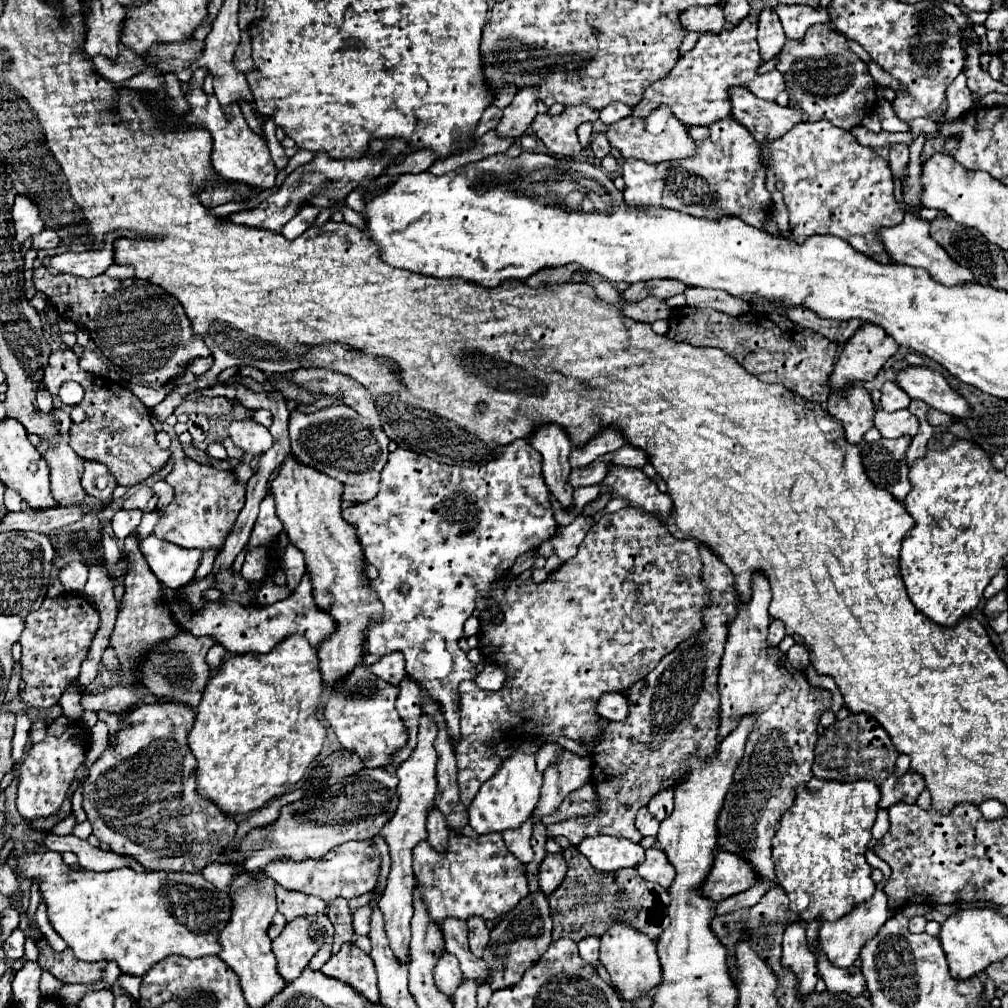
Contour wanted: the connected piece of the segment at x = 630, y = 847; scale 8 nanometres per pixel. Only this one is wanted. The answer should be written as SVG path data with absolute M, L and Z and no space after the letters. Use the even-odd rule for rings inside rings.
M613 836L585 838L577 848L591 862L591 866L601 872L635 868L645 858L645 850L641 848L641 844Z

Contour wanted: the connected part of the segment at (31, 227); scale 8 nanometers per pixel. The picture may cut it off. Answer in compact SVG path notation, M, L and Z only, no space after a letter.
M19 194L15 198L13 224L15 224L15 230L17 230L17 240L19 242L25 242L27 238L39 234L45 228L43 220L39 218L39 210L35 210L33 202L25 194Z

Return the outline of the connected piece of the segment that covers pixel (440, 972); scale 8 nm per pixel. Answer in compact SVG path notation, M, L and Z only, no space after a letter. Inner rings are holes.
M443 952L443 958L439 958L439 962L435 964L435 970L433 970L433 978L435 978L435 986L451 996L455 994L459 982L461 982L461 970L459 970L459 962L453 954L447 954Z

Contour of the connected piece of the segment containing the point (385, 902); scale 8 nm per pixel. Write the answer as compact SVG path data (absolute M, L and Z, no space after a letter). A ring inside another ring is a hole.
M421 714L419 718L419 740L413 750L413 754L397 768L397 778L399 778L399 806L395 816L383 826L381 834L387 838L389 854L391 854L391 874L387 878L387 888L383 892L383 898L379 898L379 910L385 918L385 932L391 942L391 950L395 956L405 964L407 962L407 948L409 948L409 922L413 916L413 904L411 904L411 894L415 888L415 874L413 874L413 848L417 842L427 838L427 814L433 808L433 798L437 792L437 780L435 780L435 764L437 764L437 754L433 748L437 734L435 720L431 720L427 714Z

